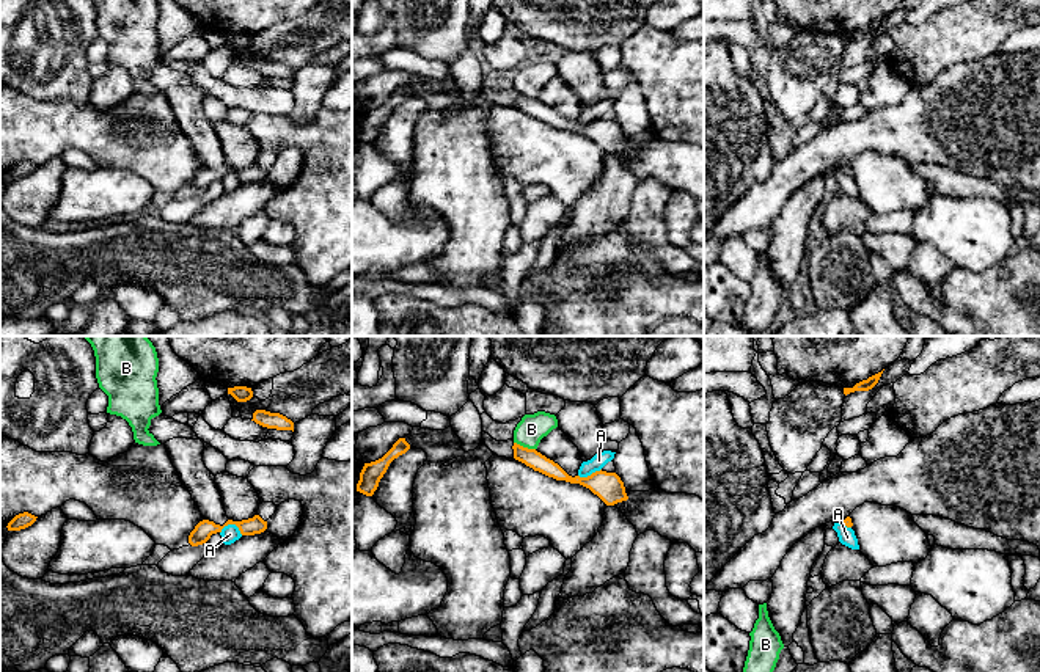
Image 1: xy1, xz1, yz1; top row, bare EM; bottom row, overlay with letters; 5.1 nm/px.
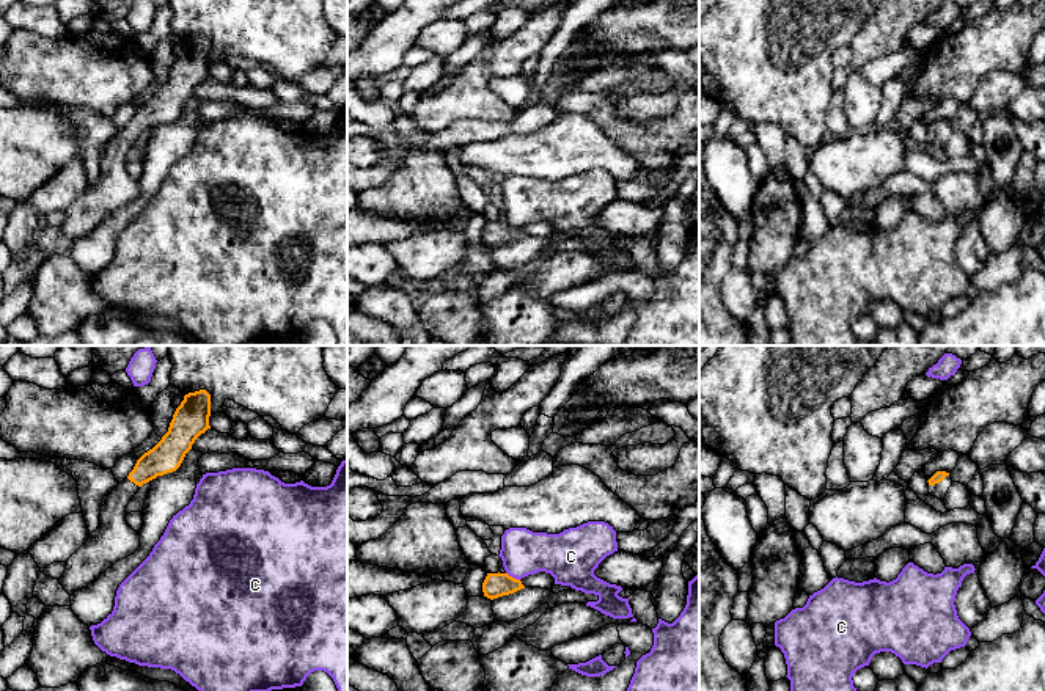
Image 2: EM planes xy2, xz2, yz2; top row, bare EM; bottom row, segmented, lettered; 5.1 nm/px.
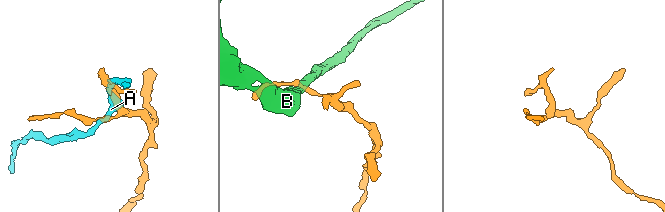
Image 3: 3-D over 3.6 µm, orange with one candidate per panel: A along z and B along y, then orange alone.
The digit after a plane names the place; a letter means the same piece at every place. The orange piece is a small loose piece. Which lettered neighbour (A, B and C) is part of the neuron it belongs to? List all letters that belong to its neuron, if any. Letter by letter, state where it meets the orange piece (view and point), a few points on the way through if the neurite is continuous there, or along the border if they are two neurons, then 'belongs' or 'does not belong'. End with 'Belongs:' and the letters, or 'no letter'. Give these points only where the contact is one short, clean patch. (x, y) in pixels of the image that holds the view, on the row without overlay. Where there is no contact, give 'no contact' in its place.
A: meets orange in xy1 at (233, 171); border along xy1 (220, 178), (234, 173), (242, 182); does not belong
B: meets orange in xz1 at (525, 96); border along xz1 (514, 90), (534, 98); does not belong
C: meets orange in xz2 at (511, 225); border along xz2 (506, 220), (519, 228); does not belong
Belongs: no letter

